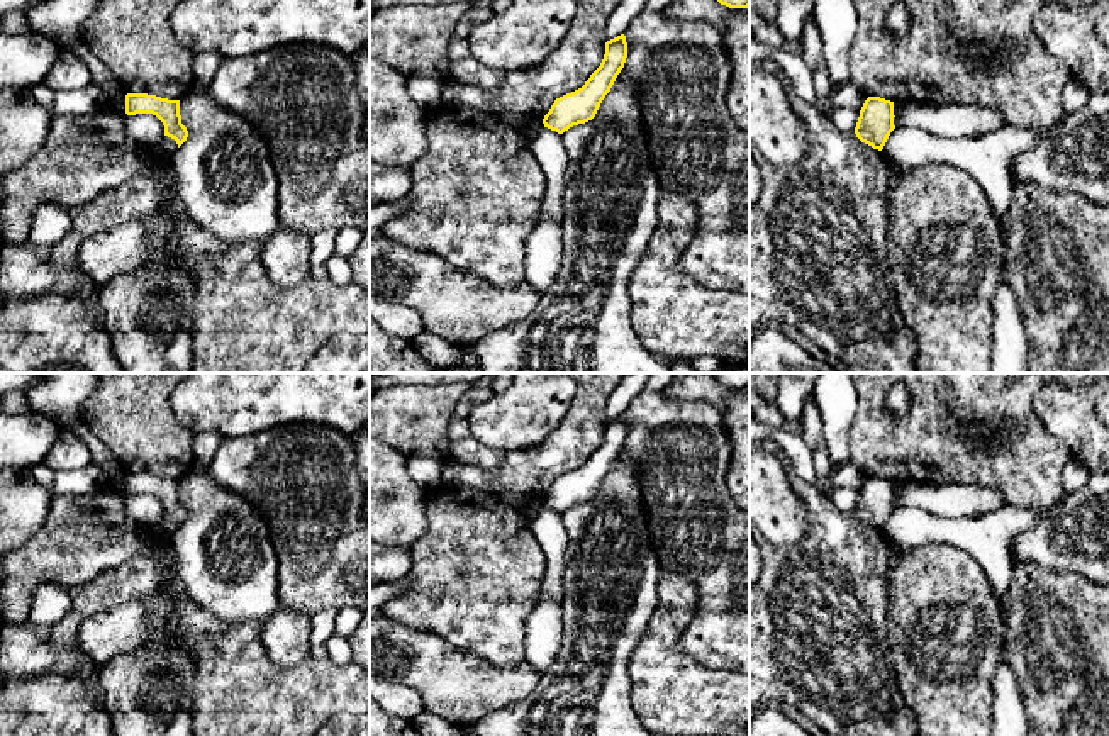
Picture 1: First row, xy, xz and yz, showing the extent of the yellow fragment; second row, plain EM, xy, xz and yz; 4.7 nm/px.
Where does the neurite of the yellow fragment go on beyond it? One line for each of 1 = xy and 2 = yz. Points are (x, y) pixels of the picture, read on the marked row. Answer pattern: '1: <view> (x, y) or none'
1: none
2: none

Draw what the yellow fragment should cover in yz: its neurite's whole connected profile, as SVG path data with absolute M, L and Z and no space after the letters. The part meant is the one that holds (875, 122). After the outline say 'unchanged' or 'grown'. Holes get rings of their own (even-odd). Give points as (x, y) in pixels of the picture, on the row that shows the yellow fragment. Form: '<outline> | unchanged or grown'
M868 97L860 110L855 134L861 142L882 151L890 132L895 129L894 117L894 102Z | unchanged

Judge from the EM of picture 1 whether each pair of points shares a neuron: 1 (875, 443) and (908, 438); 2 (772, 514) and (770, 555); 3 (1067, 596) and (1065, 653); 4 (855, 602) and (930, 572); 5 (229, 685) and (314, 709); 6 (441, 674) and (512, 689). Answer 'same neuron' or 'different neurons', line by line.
1: same neuron
2: different neurons
3: same neuron
4: different neurons
5: same neuron
6: same neuron

